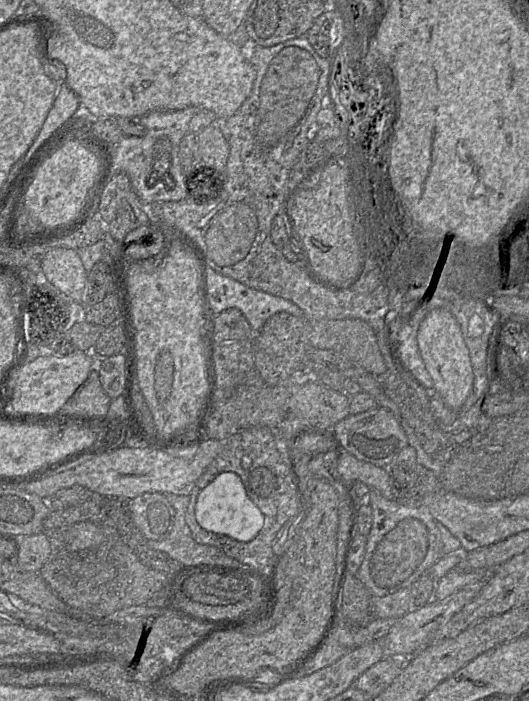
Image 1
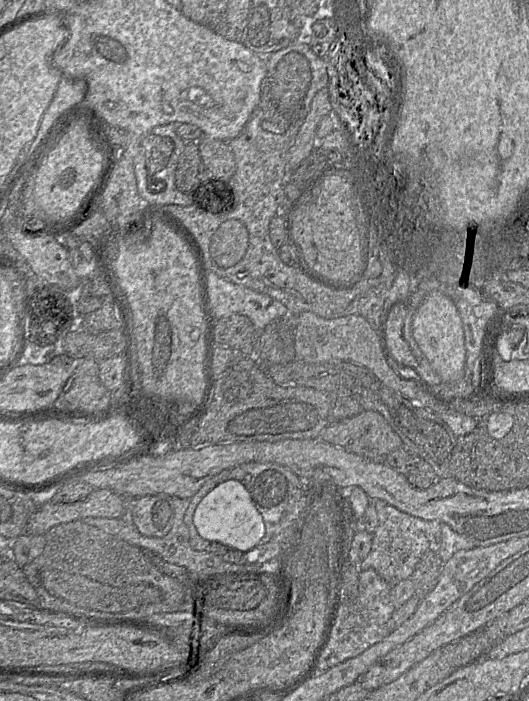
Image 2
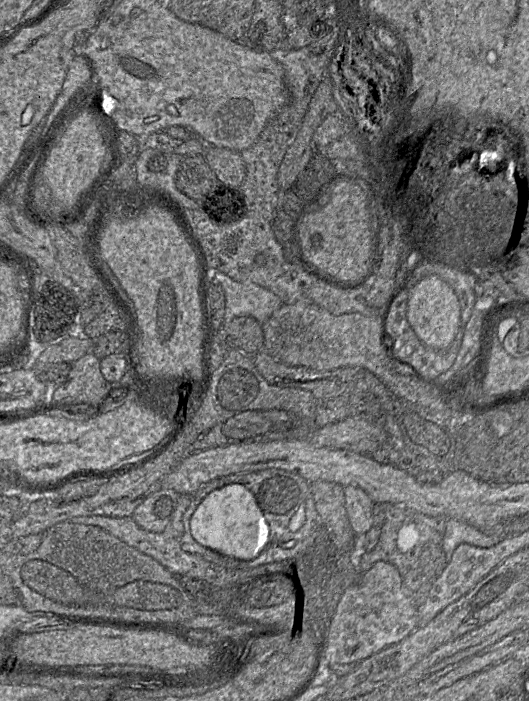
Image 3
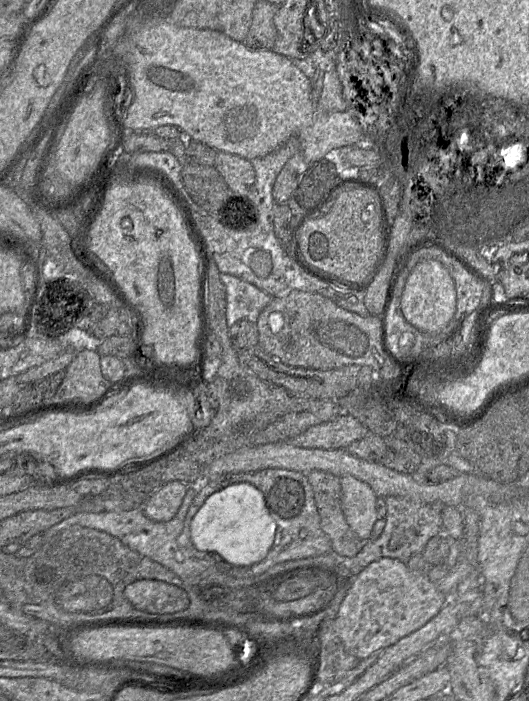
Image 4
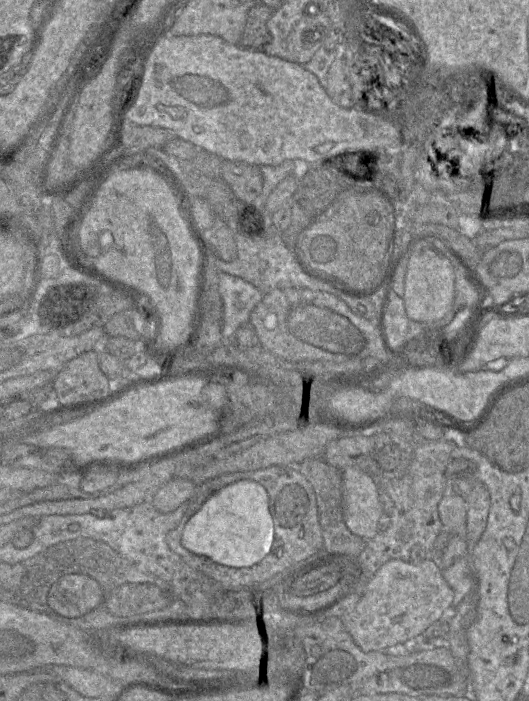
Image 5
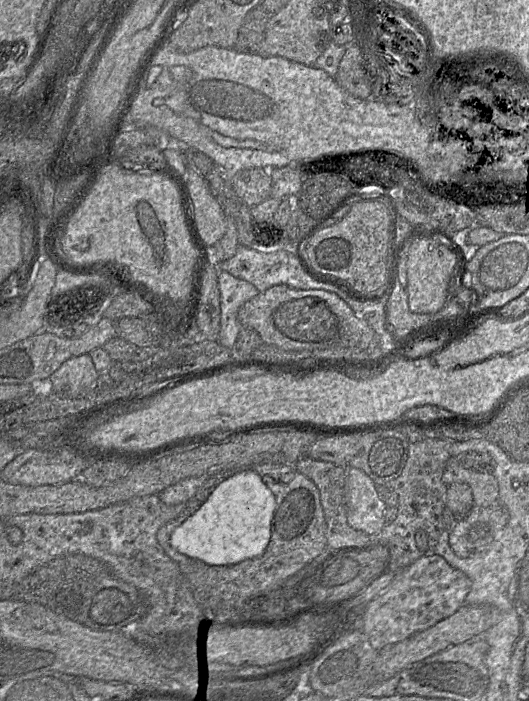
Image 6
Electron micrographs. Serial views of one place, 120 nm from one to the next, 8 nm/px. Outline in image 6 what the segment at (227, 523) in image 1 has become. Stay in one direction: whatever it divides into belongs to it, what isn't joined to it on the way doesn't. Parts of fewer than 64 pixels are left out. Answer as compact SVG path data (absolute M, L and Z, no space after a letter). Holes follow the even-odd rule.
M257 473L234 475L220 483L199 509L174 529L171 546L208 565L234 565L260 556L270 543L275 503L274 494Z

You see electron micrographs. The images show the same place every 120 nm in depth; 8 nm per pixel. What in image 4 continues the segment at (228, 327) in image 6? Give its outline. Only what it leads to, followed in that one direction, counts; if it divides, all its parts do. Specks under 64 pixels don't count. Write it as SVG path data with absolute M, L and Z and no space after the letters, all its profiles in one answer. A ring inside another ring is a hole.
M220 273L220 280L226 288L228 327L242 319L257 322L259 314L273 297L255 285L230 274Z

